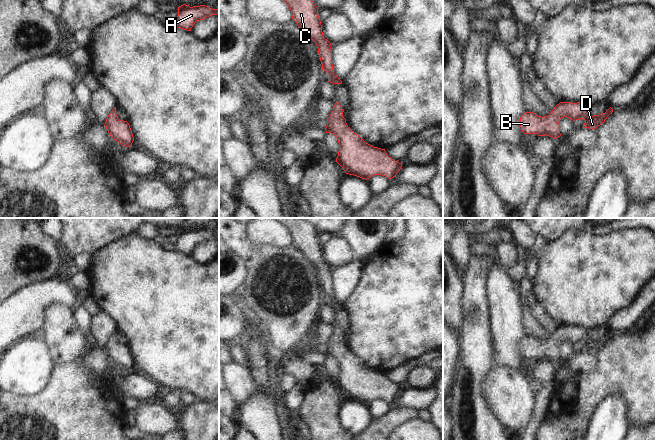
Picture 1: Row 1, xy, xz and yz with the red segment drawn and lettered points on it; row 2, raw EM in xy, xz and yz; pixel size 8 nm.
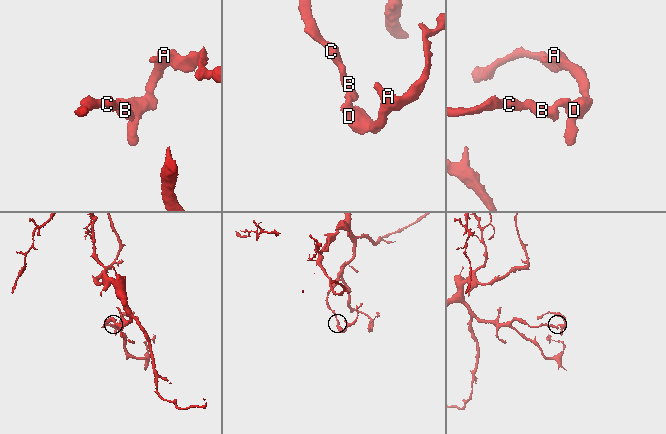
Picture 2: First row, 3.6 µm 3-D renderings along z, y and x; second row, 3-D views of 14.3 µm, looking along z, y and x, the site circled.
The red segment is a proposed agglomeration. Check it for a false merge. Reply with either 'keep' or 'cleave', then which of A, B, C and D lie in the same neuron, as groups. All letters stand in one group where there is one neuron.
keep; groups A B C D

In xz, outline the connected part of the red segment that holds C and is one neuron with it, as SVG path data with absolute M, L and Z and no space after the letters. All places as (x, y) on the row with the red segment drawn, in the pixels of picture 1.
M283 0L291 10L293 21L315 42L322 64L322 70L329 74L330 83L342 84L334 73L332 64L331 43L324 38L318 15L318 7L312 0Z

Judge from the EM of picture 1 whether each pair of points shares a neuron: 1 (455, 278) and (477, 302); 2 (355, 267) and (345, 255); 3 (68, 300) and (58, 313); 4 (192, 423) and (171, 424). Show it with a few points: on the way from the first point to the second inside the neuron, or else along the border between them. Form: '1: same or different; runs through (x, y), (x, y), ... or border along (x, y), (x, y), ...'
1: different; border along (463, 276), (461, 310)
2: different; border along (354, 259), (331, 268)
3: different; border along (72, 310), (61, 304), (50, 304), (43, 315)
4: different; border along (178, 422), (179, 428)

